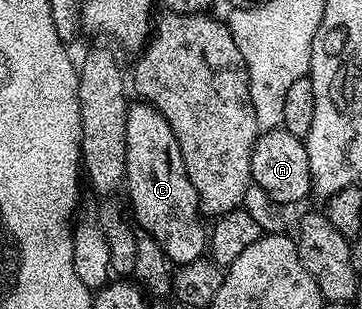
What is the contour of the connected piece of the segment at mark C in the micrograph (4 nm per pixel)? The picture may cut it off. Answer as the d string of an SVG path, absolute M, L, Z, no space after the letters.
M138 100L135 103L135 106L133 103L126 112L124 190L130 193L128 206L132 211L133 221L140 227L141 233L156 240L171 264L183 266L203 257L208 250L208 230L205 225L202 227L201 220L203 221L203 219L200 217L198 209L196 188L192 188L192 180L188 180L188 172L184 168L184 160L180 156L180 144L176 144L176 136L168 124L168 120L164 120L164 116L160 116L158 109L151 106L149 102Z

